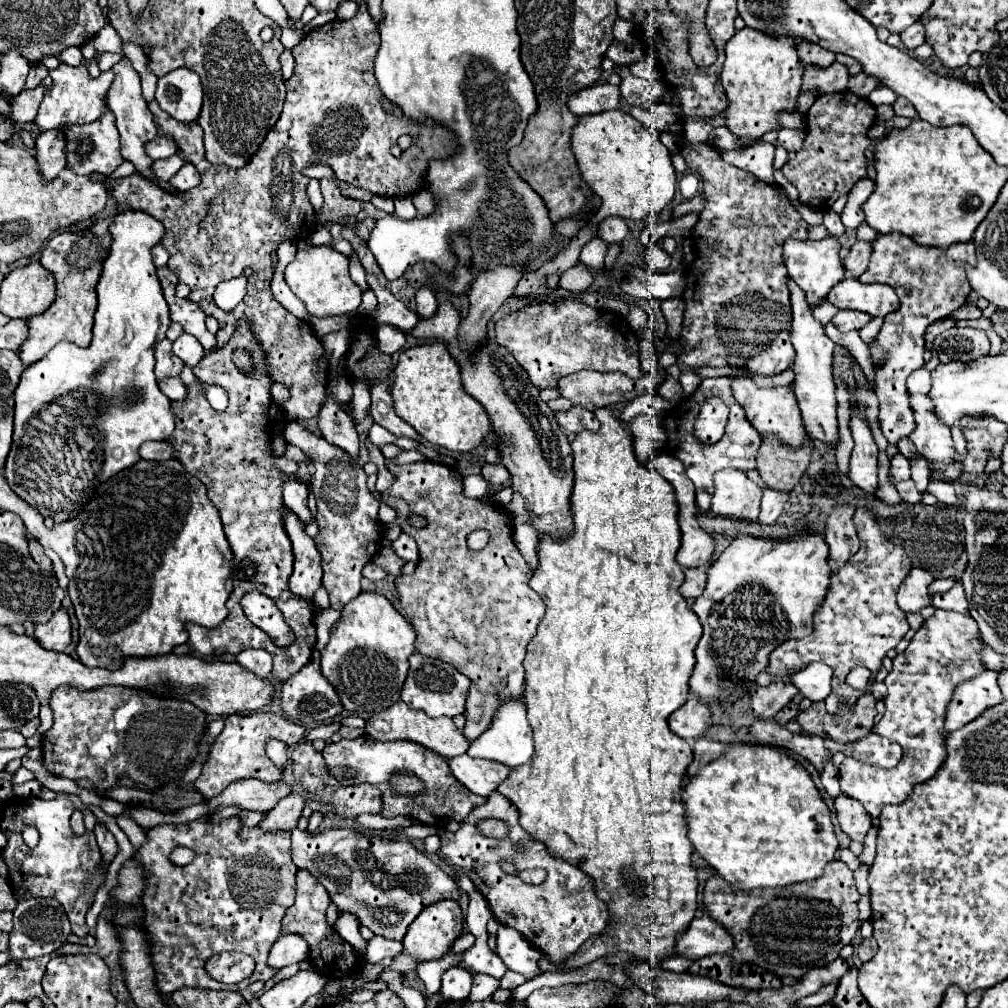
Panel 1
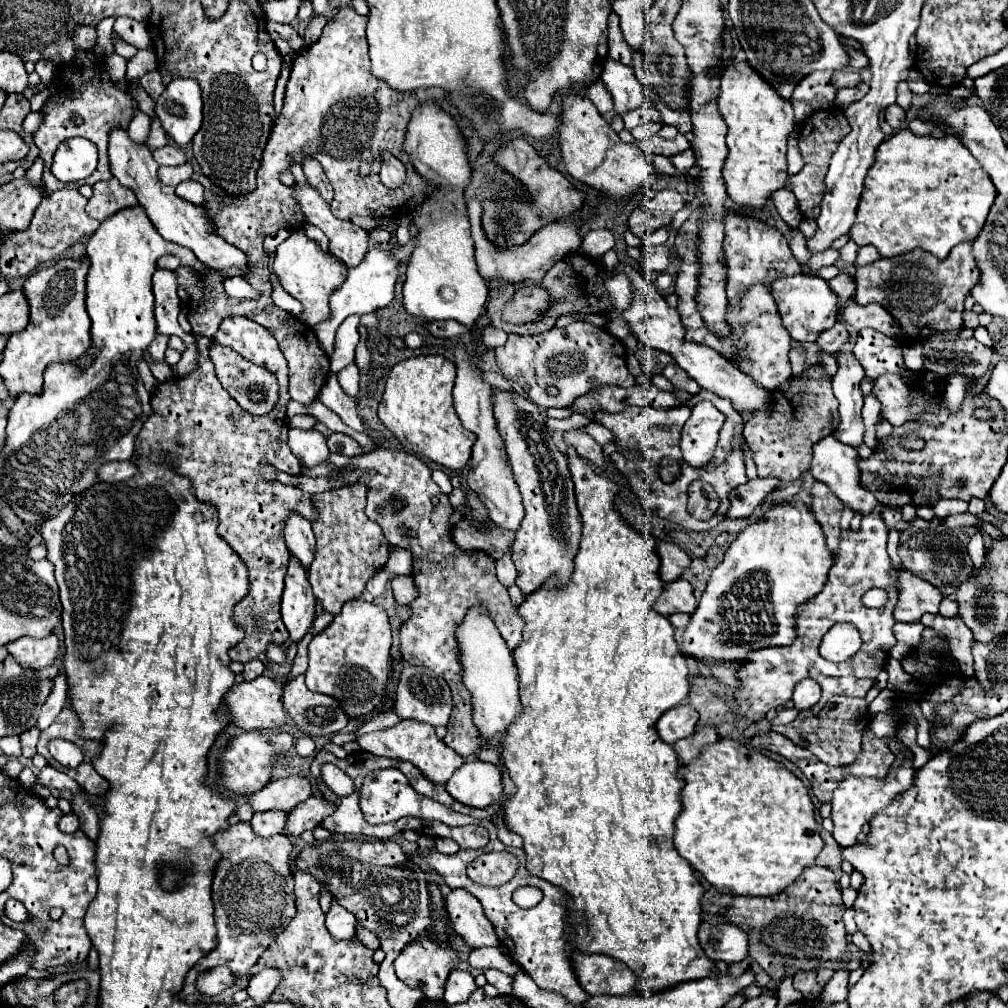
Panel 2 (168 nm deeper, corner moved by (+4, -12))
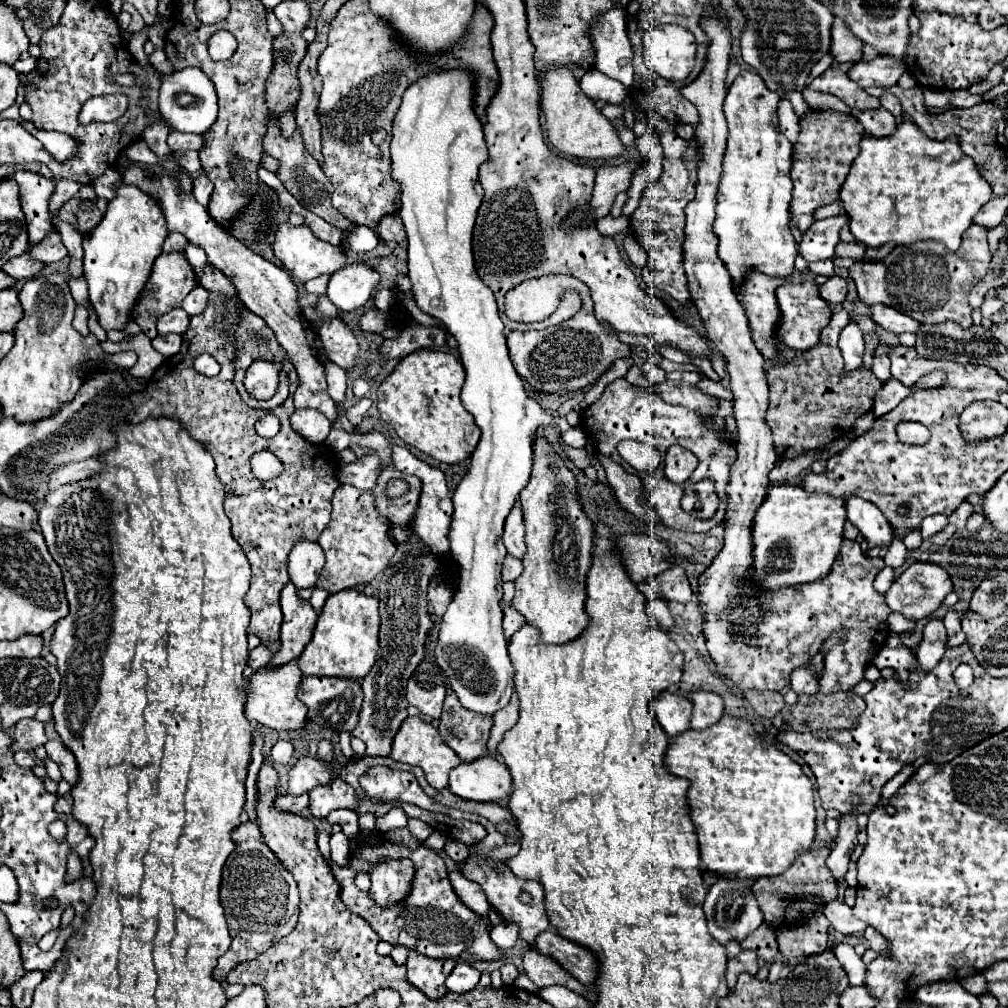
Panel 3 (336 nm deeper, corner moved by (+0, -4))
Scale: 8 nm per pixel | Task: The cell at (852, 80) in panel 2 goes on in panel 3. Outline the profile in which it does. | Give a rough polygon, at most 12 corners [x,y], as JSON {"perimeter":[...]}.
{"perimeter":[[888,56],[854,62],[848,78],[860,88],[892,86],[904,64]]}

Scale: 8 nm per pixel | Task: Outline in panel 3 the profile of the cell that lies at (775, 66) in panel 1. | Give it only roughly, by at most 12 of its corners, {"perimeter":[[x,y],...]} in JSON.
{"perimeter":[[730,86],[714,232],[734,286],[790,276],[792,144],[780,96]]}

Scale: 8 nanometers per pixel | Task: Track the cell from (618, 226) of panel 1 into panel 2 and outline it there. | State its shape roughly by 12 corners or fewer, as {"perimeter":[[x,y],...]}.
{"perimeter":[[606,228],[590,230],[580,246],[582,254],[604,256],[614,246]]}

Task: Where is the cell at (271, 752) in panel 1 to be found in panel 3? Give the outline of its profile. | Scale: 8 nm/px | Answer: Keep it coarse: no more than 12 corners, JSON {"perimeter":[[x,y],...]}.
{"perimeter":[[310,756],[288,772],[288,794],[300,796],[332,780],[332,768]]}

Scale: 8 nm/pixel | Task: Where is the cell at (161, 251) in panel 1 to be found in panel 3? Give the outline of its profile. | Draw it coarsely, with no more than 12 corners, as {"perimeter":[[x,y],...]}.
{"perimeter":[[174,232],[166,238],[164,252],[184,252],[188,240]]}

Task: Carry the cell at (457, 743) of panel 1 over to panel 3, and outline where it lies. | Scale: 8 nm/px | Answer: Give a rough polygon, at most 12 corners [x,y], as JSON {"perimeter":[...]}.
{"perimeter":[[408,716],[390,758],[420,766],[436,790],[462,760],[438,730]]}

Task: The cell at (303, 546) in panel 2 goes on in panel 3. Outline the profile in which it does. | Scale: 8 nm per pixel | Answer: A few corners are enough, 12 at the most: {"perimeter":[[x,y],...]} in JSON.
{"perimeter":[[300,538],[290,556],[290,580],[298,588],[316,584],[324,568],[318,542]]}

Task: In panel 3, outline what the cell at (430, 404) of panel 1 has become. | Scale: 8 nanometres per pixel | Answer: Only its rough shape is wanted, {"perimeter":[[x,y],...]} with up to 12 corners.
{"perimeter":[[416,350],[378,386],[380,416],[446,464],[480,428],[454,354]]}

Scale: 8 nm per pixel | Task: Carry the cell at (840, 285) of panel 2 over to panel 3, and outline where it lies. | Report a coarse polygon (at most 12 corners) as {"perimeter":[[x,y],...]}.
{"perimeter":[[830,276],[820,286],[820,296],[832,306],[846,298],[846,280]]}

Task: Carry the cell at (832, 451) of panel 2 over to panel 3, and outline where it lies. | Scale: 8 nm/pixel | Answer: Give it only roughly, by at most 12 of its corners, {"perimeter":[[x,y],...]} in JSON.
{"perimeter":[[846,496],[848,520],[870,548],[892,542],[890,524],[874,502]]}

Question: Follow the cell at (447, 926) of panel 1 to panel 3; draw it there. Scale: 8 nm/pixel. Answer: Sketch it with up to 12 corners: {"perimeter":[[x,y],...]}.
{"perimeter":[[410,950],[408,982],[442,998],[456,962]]}

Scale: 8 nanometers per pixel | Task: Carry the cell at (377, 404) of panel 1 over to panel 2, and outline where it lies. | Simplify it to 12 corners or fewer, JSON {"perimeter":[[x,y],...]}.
{"perimeter":[[366,336],[356,346],[356,364],[362,372],[370,370]]}

